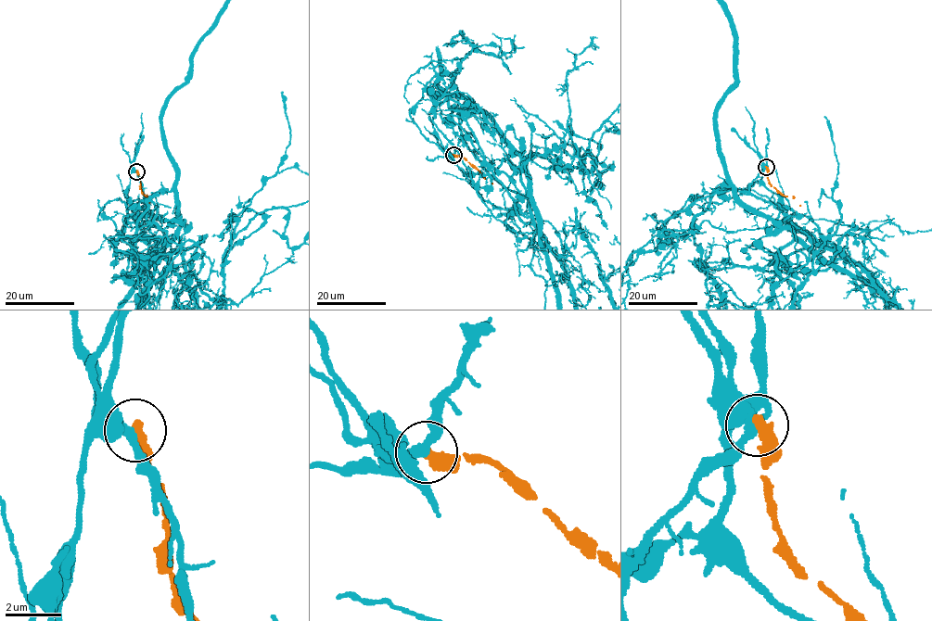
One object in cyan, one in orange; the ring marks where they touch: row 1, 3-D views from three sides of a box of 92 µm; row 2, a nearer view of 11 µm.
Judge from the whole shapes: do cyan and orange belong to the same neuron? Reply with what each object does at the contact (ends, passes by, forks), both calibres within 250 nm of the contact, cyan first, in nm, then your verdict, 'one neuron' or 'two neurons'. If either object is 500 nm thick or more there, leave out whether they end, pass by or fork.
cyan passes by; orange ends; calibres 280 and 420 nm; two neurons

